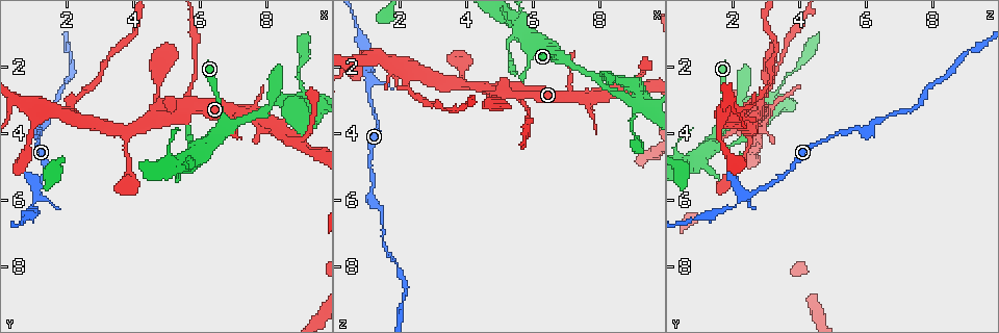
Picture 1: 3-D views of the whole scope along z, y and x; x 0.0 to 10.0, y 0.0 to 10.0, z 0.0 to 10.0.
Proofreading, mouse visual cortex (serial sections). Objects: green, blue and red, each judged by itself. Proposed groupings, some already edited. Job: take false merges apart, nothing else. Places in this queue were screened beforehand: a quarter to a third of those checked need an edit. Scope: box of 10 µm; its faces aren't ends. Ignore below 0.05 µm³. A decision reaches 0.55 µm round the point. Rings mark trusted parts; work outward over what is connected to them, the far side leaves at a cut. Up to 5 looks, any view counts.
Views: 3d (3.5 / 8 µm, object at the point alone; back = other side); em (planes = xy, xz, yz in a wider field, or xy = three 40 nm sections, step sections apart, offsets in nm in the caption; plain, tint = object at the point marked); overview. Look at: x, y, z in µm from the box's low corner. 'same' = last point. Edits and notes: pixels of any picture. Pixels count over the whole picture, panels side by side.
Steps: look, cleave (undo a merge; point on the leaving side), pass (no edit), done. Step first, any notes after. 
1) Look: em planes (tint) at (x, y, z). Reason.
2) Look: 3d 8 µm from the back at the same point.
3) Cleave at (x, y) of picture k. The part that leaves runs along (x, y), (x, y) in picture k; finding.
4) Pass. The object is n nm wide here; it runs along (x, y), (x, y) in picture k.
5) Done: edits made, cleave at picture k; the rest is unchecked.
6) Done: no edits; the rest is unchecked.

Look: 3d 8 µm at (9.10, 3.15, 2.95). Four or more arms meet.

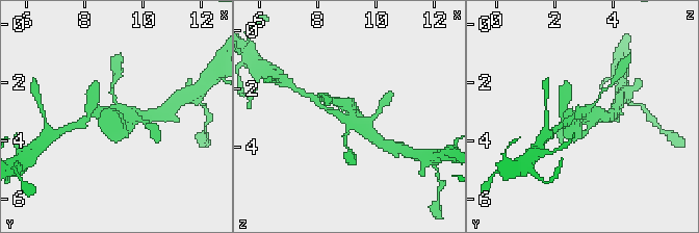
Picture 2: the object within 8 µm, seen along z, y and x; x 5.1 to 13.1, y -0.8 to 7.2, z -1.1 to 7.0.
Look: em xy step 3 (tint) at the same point. Need the tissue.

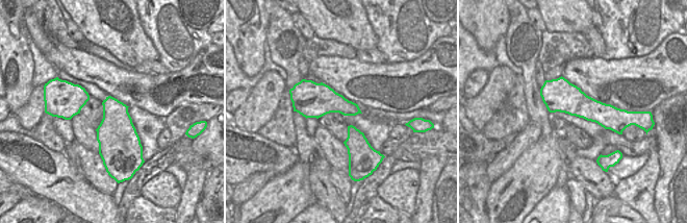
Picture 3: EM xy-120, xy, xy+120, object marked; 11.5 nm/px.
Pass. The object is 320 nm wide here; it runs along (94, 114), (118, 115), (110, 138) in picture 2; continuous, no second cell.

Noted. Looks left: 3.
Look: 3d 3.5 µm at (5.65, 4.85, 1.00). Branch point.

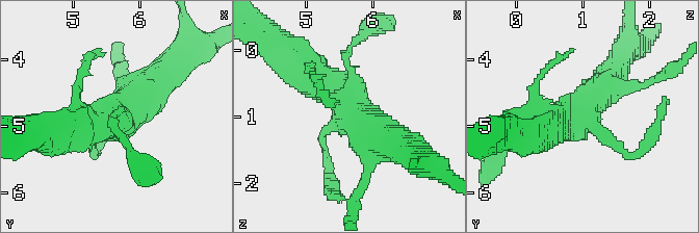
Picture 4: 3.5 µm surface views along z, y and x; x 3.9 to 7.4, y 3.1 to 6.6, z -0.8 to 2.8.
Look: em xy step 2 (tint) at (5.65, 4.85, 1.05).

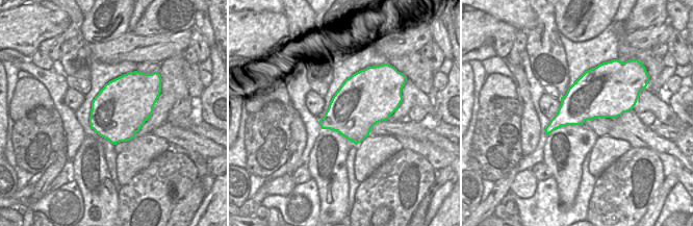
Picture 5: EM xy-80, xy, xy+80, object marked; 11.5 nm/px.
Pass. It runs along (396, 147), (304, 75) in picture 4; one cell here.

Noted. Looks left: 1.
Done: no edits; the rest is unchecked.

